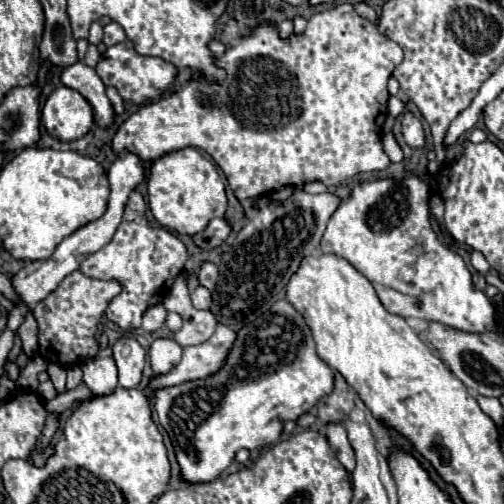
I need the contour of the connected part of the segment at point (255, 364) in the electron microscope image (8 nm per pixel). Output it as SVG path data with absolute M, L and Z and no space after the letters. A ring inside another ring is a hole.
M278 301L268 313L260 315L254 323L238 331L238 339L228 355L228 361L218 373L200 381L154 391L154 409L158 413L160 425L166 429L172 441L182 481L208 483L214 481L234 461L238 449L252 451L276 443L284 423L296 421L310 407L314 407L324 395L332 391L332 383L334 373L316 355L314 339L302 315L288 301Z

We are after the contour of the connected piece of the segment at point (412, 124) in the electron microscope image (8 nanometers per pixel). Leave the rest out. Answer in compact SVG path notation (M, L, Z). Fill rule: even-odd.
M404 113L402 117L402 135L410 147L424 147L424 127L412 113Z

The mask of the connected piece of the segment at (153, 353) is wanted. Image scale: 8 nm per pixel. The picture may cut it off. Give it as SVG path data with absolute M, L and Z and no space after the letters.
M156 339L150 347L150 365L154 375L168 373L182 357L182 347L172 339Z

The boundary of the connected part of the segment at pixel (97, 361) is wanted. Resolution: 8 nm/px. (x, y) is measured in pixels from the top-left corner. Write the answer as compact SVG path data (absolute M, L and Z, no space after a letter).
M94 357L82 363L84 383L94 395L110 395L118 387L118 371L112 357Z

